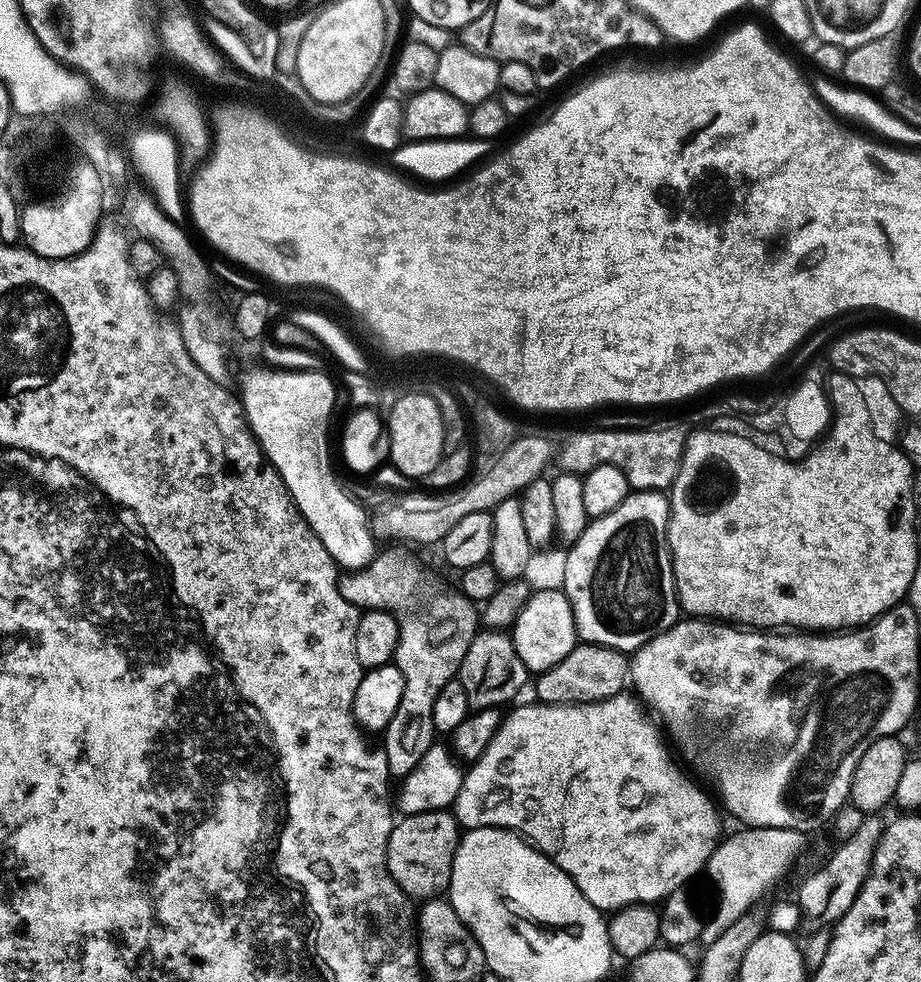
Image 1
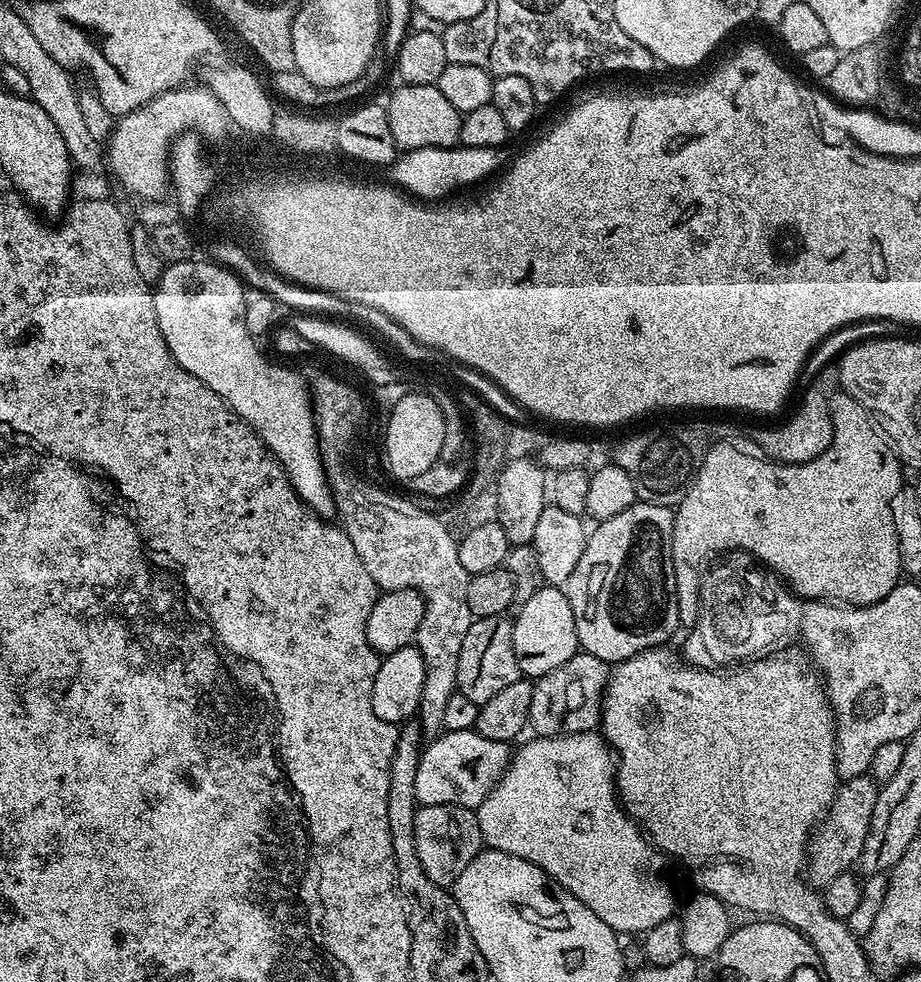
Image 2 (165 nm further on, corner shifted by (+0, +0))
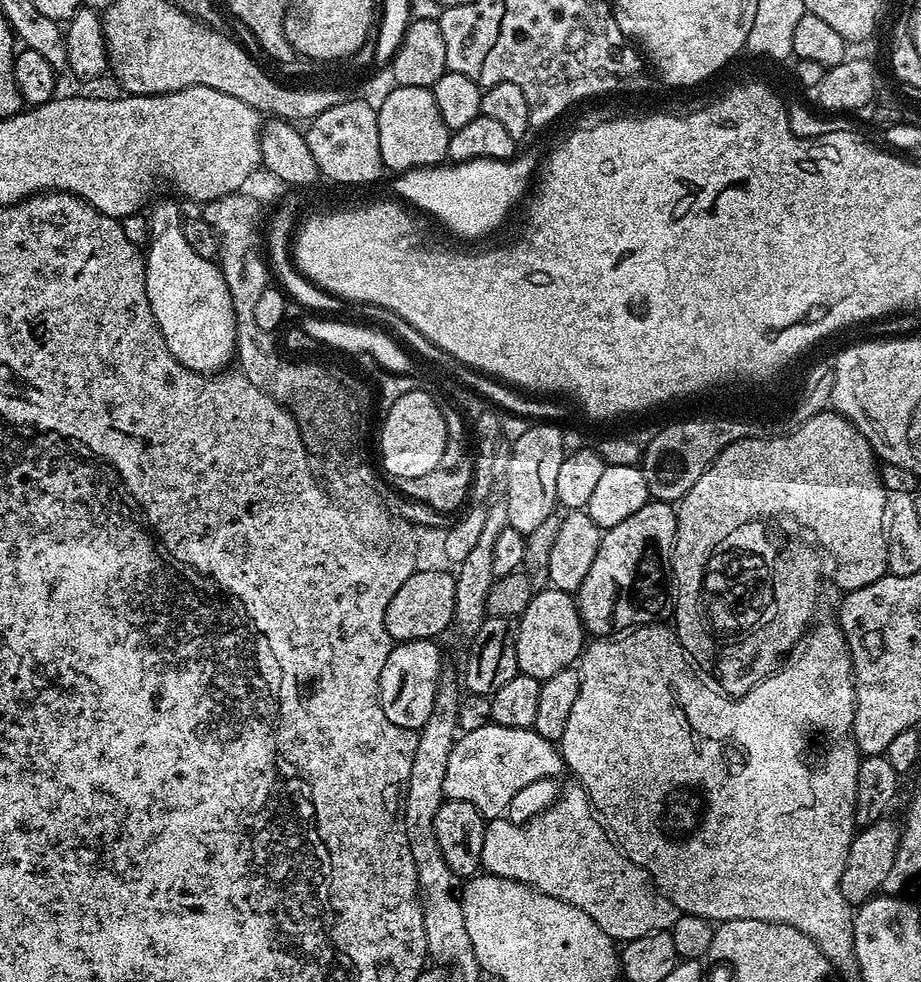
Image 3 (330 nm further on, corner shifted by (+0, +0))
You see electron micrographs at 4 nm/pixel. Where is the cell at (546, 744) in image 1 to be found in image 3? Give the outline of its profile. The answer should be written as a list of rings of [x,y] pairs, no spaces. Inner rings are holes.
[[[572,782],[545,812],[538,813],[529,824],[511,824],[508,818],[489,819],[484,830],[480,862],[485,873],[516,880],[582,910],[616,942],[671,929],[678,917],[676,908],[652,883],[648,872],[620,851],[593,808],[586,790],[576,782]]]

